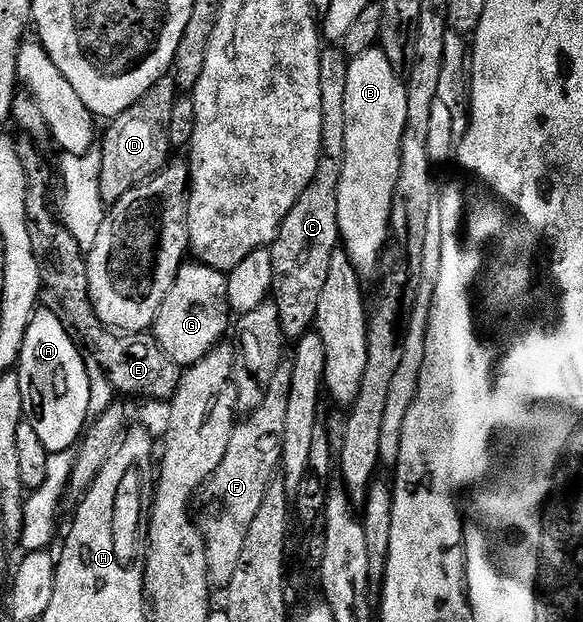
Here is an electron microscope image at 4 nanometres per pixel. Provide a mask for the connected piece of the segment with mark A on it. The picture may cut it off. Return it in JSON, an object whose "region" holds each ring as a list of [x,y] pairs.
{"region":[[[36,310],[29,321],[17,364],[23,413],[49,453],[71,451],[78,444],[91,412],[87,359],[68,324],[54,310],[43,310]]]}

